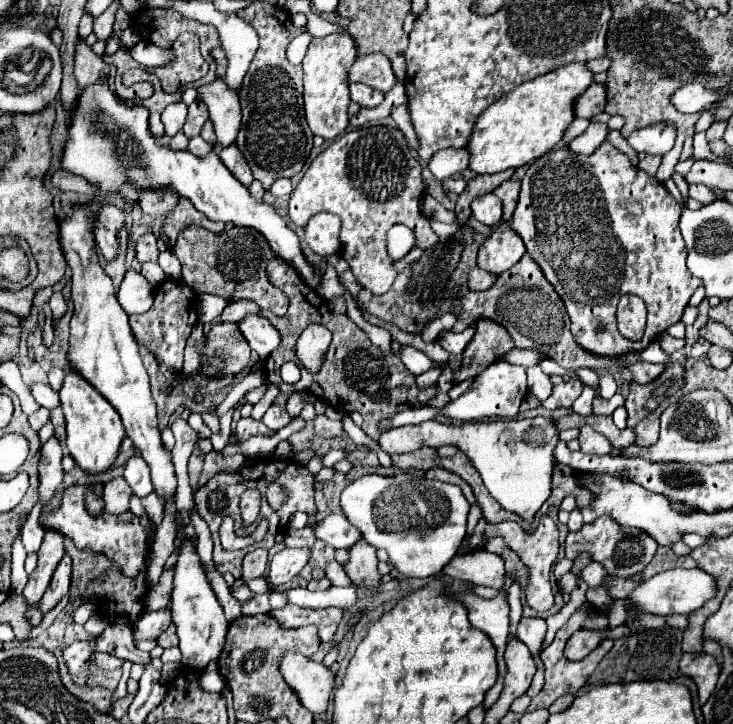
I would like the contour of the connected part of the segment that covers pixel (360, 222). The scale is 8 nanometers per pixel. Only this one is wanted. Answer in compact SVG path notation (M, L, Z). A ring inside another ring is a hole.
M368 126L352 130L340 138L336 138L320 156L316 156L306 170L304 178L296 186L296 190L290 196L288 202L288 216L296 226L306 226L308 218L312 218L318 212L330 212L342 218L342 258L348 262L352 274L358 278L358 282L372 290L374 294L384 294L390 290L390 286L396 280L394 260L388 256L386 242L388 242L388 230L394 224L408 226L416 236L416 248L428 248L436 246L438 236L430 230L428 218L420 212L420 200L424 196L424 182L422 182L422 166L412 158L412 152L408 148L408 142L404 134L398 128L390 126Z

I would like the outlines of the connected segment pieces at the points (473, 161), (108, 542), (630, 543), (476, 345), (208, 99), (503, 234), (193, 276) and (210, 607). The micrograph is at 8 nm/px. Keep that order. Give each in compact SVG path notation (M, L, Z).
M582 62L568 64L524 82L492 102L476 120L466 144L470 154L468 168L478 176L496 174L506 168L516 170L548 154L572 124L572 102L588 88L588 84L592 84L592 76L594 74Z
M70 486L62 492L62 504L56 510L44 512L40 526L46 530L56 530L62 536L74 540L78 550L92 550L106 554L116 566L124 570L124 574L138 574L148 558L146 534L140 520L132 512L124 512L120 516L112 516L104 512L100 518L92 518L88 510L84 510L84 492L88 486Z
M598 518L592 524L584 524L580 532L576 534L570 532L566 536L566 558L576 560L582 552L588 552L590 558L594 562L600 562L610 576L618 576L618 578L628 578L630 574L642 572L654 558L656 548L658 544L654 538L648 538L648 534L644 532L634 532L634 530L628 532L616 522L612 522L612 518Z
M480 320L476 324L474 340L462 354L462 366L456 372L456 382L478 376L484 368L488 368L488 364L496 362L512 348L512 338L502 326L498 326L496 322Z
M214 80L206 86L200 86L197 92L200 92L202 102L208 106L210 120L218 136L216 150L232 144L240 130L240 118L242 118L238 94L232 88L228 88L222 80Z
M500 224L478 250L478 268L490 274L502 274L526 254L522 238L510 228Z
M190 226L180 234L172 252L182 264L182 278L186 284L194 286L200 292L216 294L232 300L252 300L258 308L270 310L276 316L284 316L288 308L288 298L268 282L266 264L274 258L268 242L256 234L256 230L244 230L232 226L222 234L208 232L200 226Z
M188 538L184 540L184 544L180 548L180 556L176 562L174 590L172 590L172 620L178 628L182 664L186 668L204 670L212 660L216 660L220 656L220 650L224 648L224 640L226 640L226 632L228 632L228 620L202 570L196 548Z

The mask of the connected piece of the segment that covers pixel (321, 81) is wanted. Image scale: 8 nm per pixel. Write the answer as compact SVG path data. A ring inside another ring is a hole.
M330 34L326 38L314 38L312 46L306 52L306 58L302 60L304 66L304 112L306 122L310 130L316 136L322 136L324 140L334 140L336 136L344 134L348 128L348 106L350 106L350 94L348 94L348 70L352 62L356 60L356 44L352 36L346 34Z

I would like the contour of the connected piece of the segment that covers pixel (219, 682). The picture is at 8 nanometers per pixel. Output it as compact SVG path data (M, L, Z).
M211 671L203 673L200 677L200 686L207 692L222 692L222 689L226 685L225 678L220 675L218 671Z

